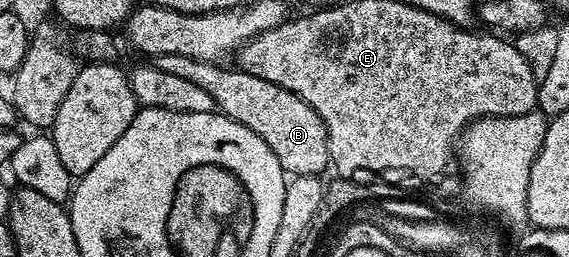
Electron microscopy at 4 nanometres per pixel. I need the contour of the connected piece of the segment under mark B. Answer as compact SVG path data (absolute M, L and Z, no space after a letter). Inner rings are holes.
M157 56L153 59L153 65L161 68L161 72L170 72L172 76L190 80L197 84L197 88L209 92L215 101L215 110L257 132L257 136L261 136L261 140L273 148L273 156L277 156L281 168L288 175L322 175L323 169L328 169L331 157L325 124L321 116L317 116L317 112L313 112L313 108L301 100L301 96L277 84L269 84L269 80L261 80L261 76L253 76L238 68L223 70L227 68L214 62L193 60L189 56Z

